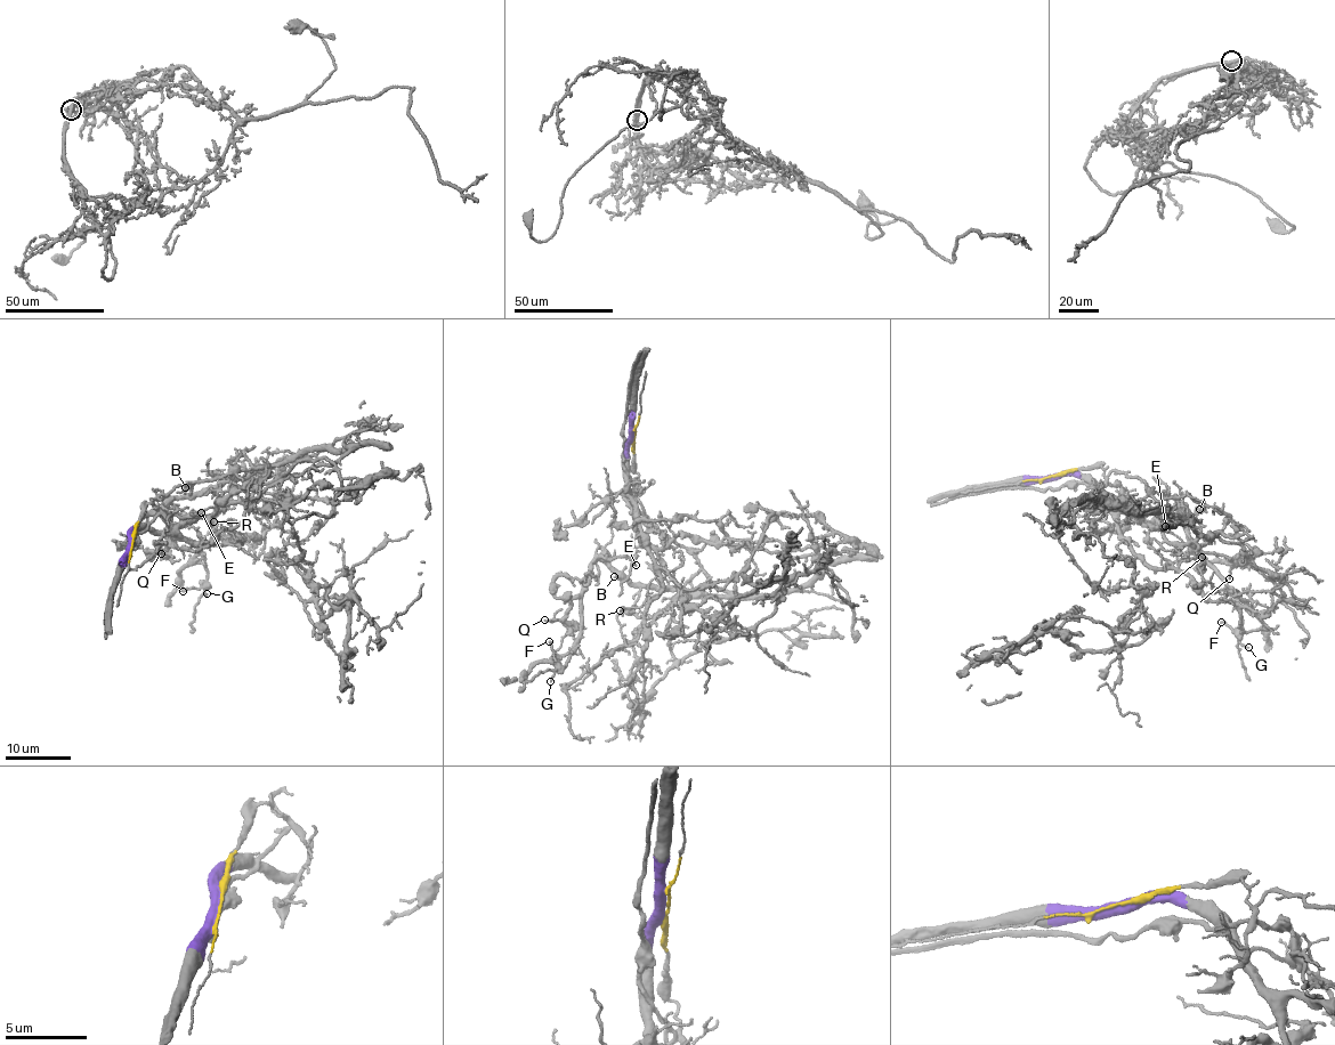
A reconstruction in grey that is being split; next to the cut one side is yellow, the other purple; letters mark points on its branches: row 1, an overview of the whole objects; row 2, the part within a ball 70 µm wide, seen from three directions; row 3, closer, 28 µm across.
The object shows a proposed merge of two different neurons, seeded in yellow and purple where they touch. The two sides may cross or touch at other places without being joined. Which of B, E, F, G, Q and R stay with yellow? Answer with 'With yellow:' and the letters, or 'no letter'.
With yellow: B, E, F, G, Q

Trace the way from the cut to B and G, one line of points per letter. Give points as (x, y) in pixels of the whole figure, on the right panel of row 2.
B: (1051, 476), (1101, 467), (1106, 477), (1113, 470), (1138, 477), (1166, 515), (1183, 512), (1192, 519), (1199, 510)
G: (1051, 476), (1101, 467), (1138, 477), (1166, 515), (1192, 519), (1187, 509), (1186, 532), (1235, 599), (1248, 648)

